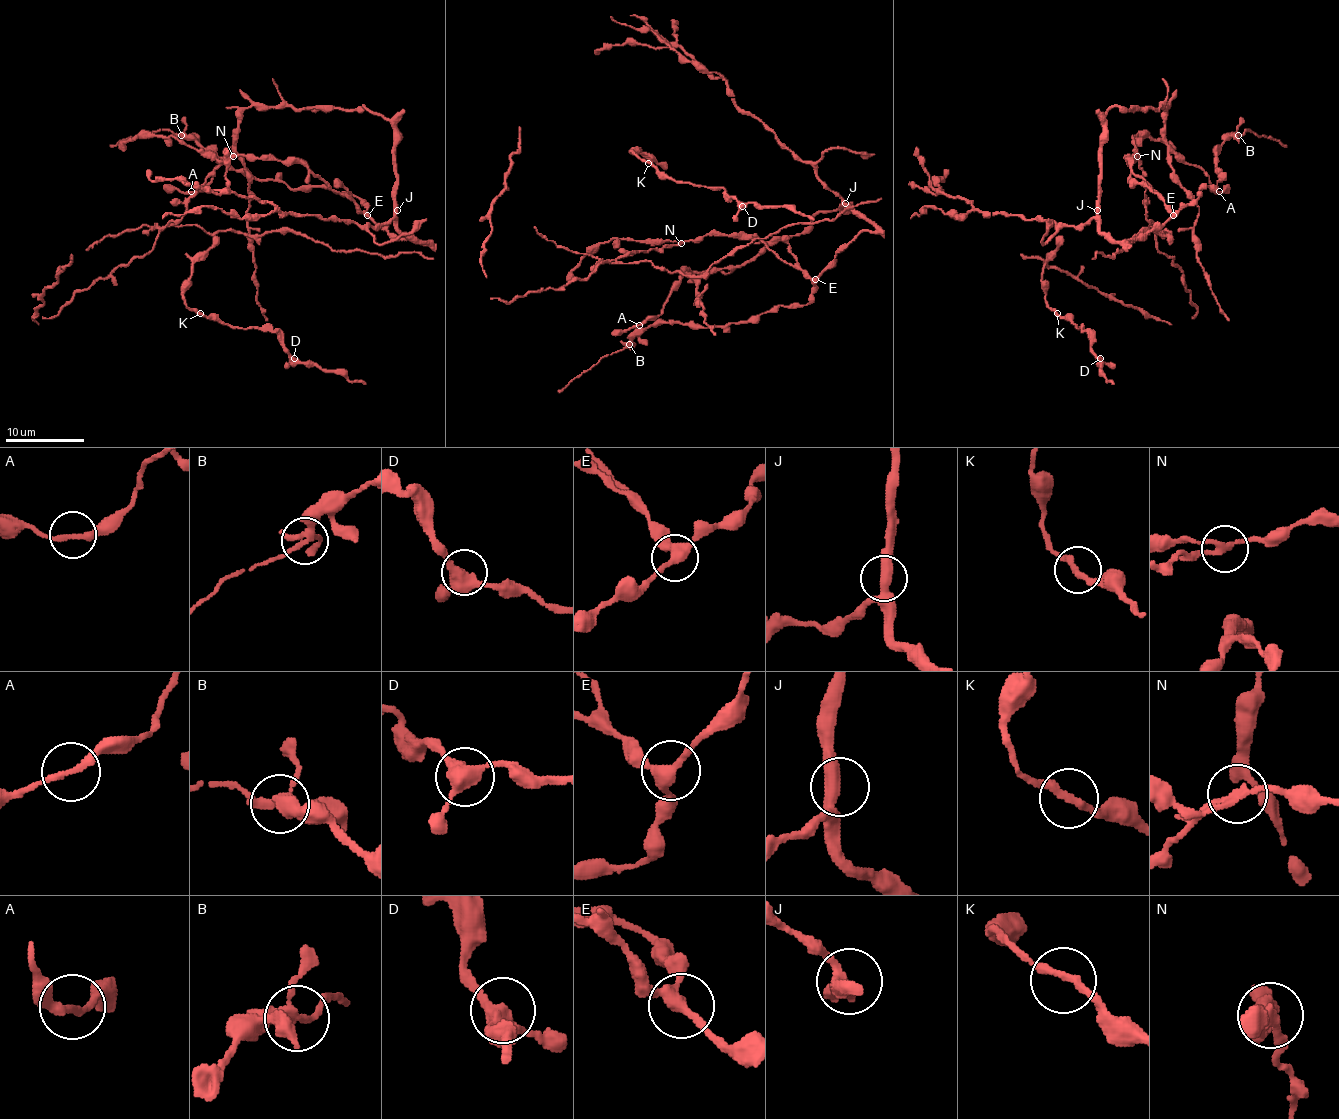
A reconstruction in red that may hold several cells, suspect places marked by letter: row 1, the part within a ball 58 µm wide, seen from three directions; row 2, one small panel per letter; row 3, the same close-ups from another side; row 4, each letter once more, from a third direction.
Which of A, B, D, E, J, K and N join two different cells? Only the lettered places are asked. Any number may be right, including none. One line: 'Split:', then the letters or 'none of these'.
Split: B, N

